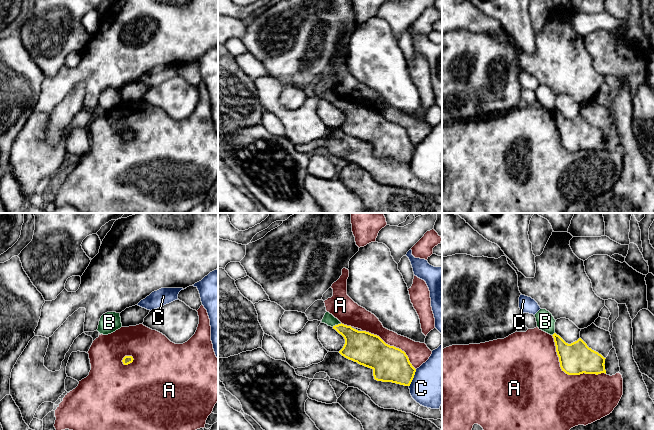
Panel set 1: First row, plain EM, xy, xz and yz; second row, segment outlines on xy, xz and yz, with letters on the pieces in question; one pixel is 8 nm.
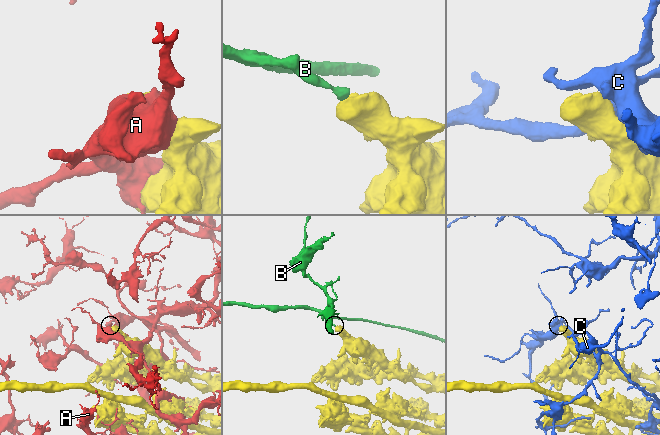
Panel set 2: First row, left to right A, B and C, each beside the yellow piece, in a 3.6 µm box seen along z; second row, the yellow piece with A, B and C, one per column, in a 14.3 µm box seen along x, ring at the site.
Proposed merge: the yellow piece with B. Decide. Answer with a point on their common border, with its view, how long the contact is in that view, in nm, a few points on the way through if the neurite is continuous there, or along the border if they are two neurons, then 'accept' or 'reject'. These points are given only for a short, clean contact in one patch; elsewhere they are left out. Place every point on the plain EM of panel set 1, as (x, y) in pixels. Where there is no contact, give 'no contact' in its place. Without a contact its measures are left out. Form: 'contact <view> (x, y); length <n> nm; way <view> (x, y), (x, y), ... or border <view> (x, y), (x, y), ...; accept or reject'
contact xz (336, 101); length 80 nm; border xz (341, 99), (332, 102); reject

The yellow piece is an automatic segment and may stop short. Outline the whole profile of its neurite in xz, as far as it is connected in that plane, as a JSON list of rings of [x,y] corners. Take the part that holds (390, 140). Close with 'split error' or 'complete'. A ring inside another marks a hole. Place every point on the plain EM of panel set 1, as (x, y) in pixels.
[[[333,102],[345,115],[339,129],[345,134],[373,146],[374,155],[410,162],[416,145],[404,127],[386,120],[379,112],[358,107],[351,102]]]; complete

